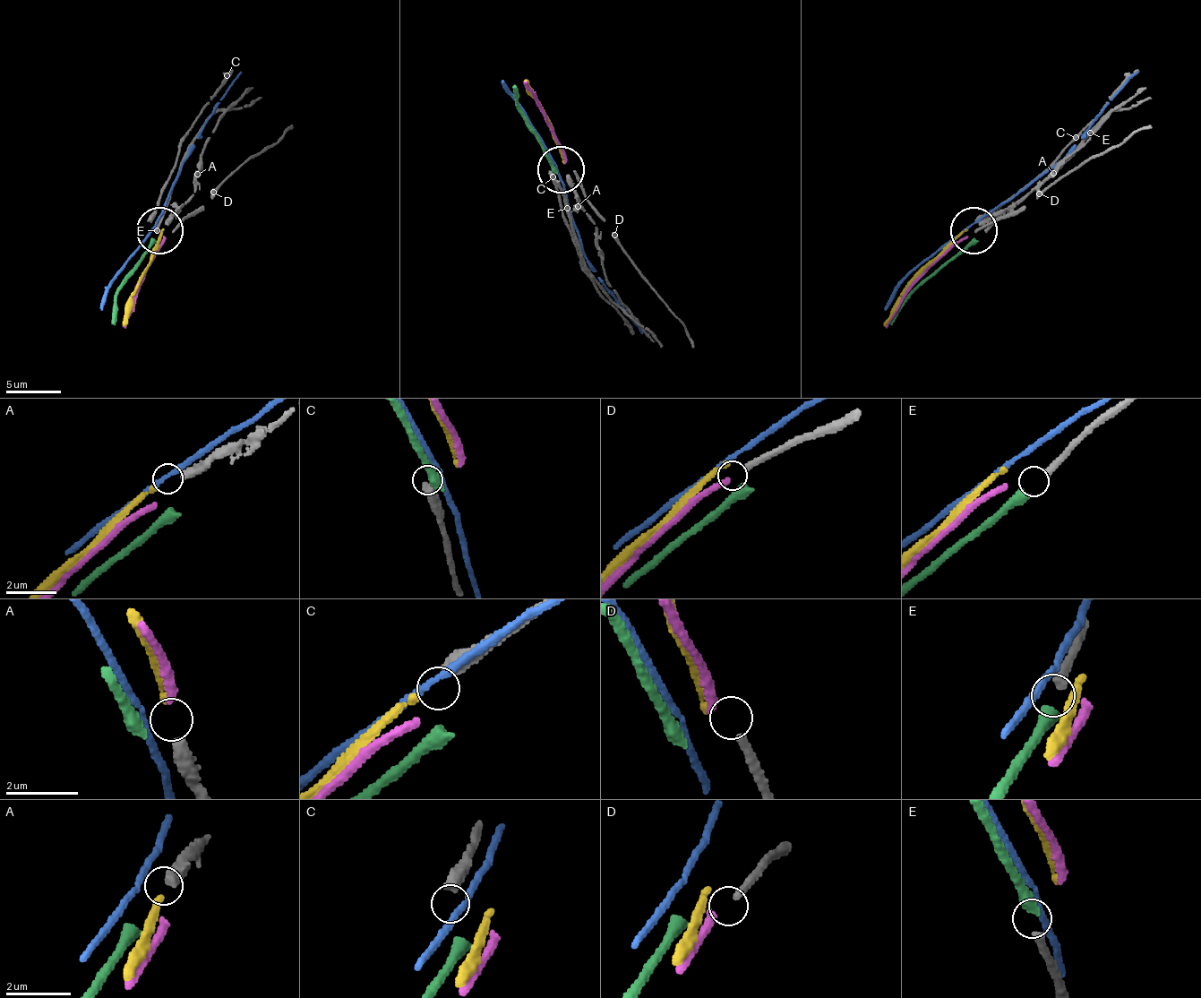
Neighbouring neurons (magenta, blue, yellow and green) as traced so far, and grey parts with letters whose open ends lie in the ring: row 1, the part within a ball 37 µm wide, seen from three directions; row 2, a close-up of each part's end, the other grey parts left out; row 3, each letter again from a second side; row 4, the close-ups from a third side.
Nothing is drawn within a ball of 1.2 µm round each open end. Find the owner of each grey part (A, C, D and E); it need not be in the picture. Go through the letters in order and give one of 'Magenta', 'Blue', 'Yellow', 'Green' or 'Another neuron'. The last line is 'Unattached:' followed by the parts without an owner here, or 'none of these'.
A: Yellow
C: Another neuron
D: Another neuron
E: Green
Unattached: C, D

